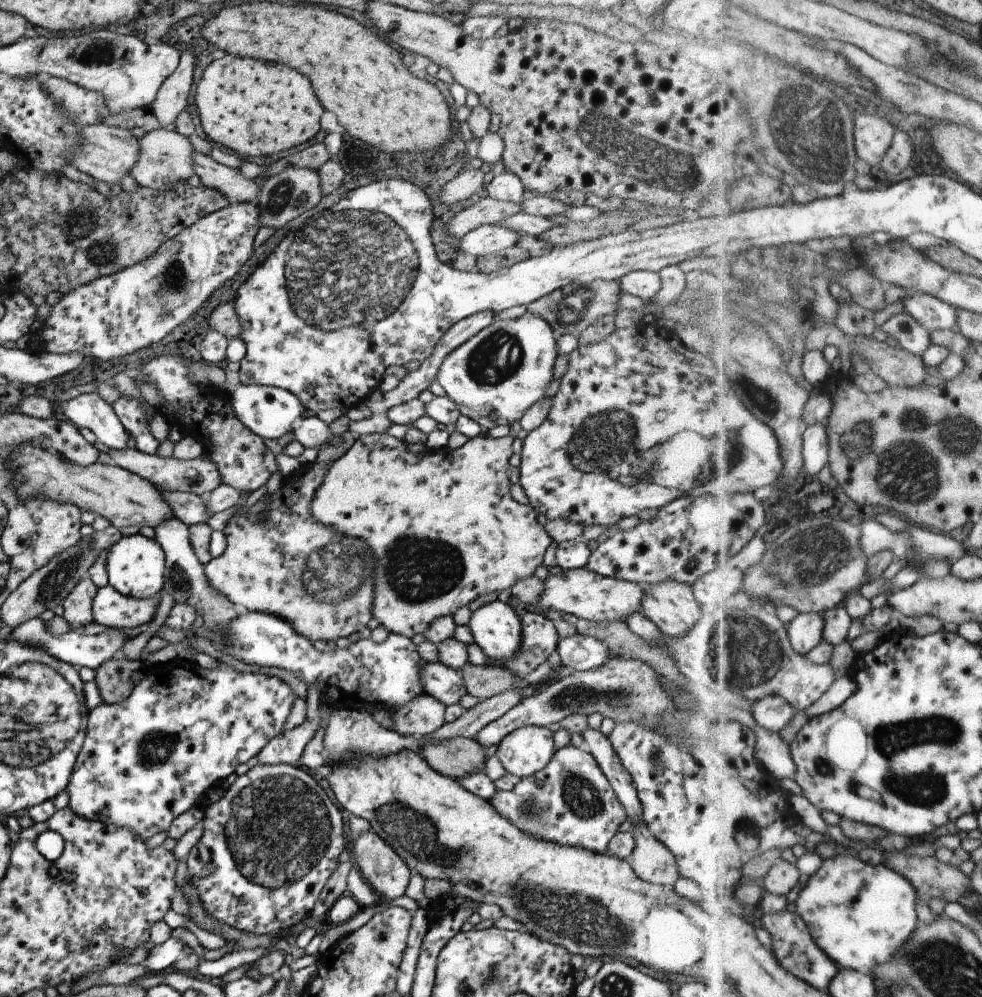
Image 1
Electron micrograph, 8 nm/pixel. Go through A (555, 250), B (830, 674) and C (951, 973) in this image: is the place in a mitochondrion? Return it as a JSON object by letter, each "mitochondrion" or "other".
{"A":"other","B":"other","C":"mitochondrion"}

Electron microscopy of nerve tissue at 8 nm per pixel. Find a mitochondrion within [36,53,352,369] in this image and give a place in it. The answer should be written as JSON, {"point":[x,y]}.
{"point":[79,227]}

